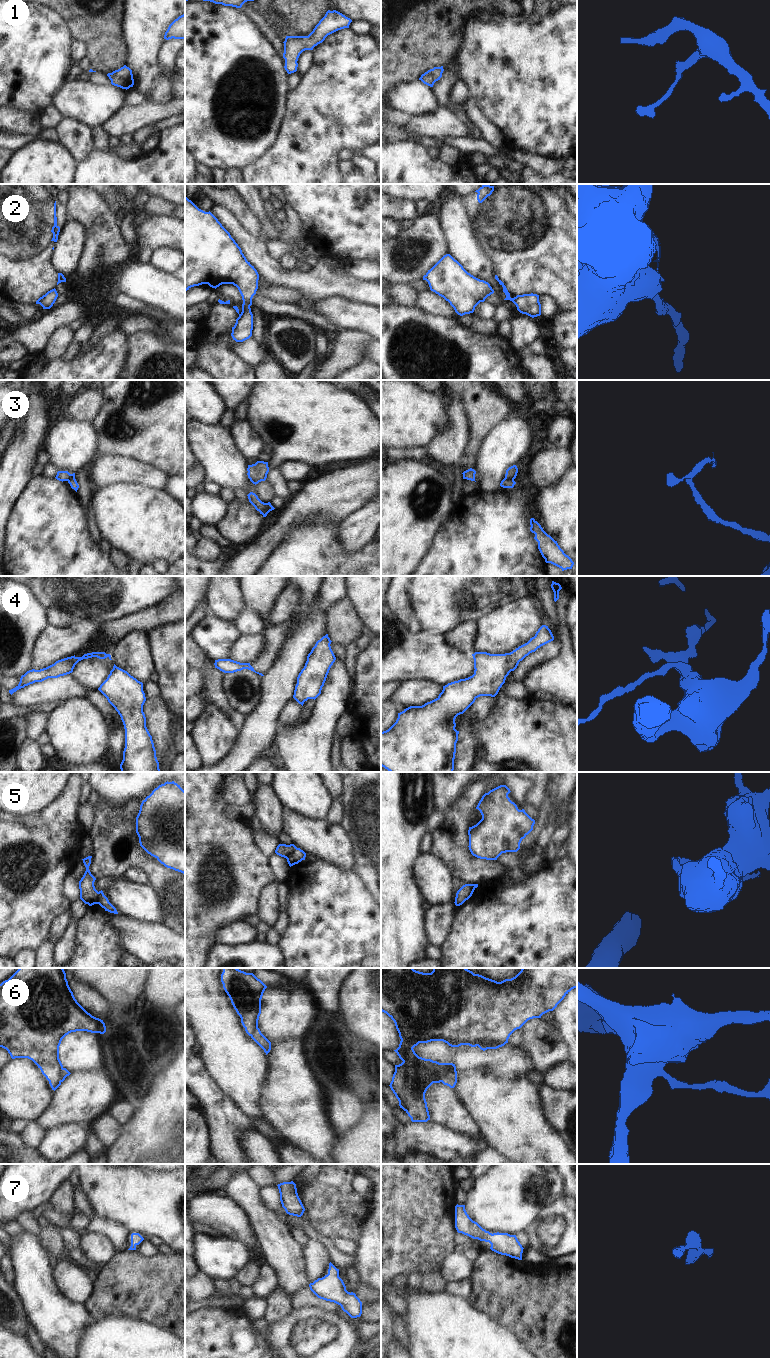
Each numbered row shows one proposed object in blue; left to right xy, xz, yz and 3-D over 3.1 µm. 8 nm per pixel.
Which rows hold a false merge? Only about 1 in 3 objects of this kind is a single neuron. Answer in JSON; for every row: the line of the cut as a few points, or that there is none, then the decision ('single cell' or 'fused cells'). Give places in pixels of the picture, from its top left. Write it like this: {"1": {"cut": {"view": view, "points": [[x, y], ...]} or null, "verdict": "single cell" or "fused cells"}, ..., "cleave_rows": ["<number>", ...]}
{"1": {"cut": null, "verdict": "single cell"}, "2": {"cut": {"view": "yz", "points": [[512, 298], [513, 301]]}, "verdict": "fused cells"}, "3": {"cut": {"view": "yz", "points": [[505, 477], [513, 480]]}, "verdict": "fused cells"}, "4": {"cut": null, "verdict": "single cell"}, "5": {"cut": {"view": "xy", "points": [[99, 892], [96, 903]]}, "verdict": "fused cells"}, "6": {"cut": {"view": "yz", "points": [[455, 1070], [443, 1072], [441, 1074], [441, 1081]]}, "verdict": "fused cells"}, "7": {"cut": null, "verdict": "single cell"}, "cleave_rows": ["2", "3", "5", "6"]}

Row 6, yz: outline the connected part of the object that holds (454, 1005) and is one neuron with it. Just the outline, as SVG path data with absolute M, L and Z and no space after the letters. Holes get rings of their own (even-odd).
M381 968L381 1011L386 1013L394 1021L401 1039L399 1047L394 1051L403 1062L399 1065L395 1065L395 1072L389 1085L399 1101L400 1108L402 1108L408 1114L412 1122L427 1122L430 1120L427 1102L425 1099L425 1093L427 1089L433 1083L442 1082L442 1073L447 1071L456 1071L456 1066L453 1063L439 1063L431 1059L419 1057L413 1049L419 1043L443 1041L451 1047L469 1045L471 1047L478 1046L483 1051L487 1049L497 1049L508 1043L510 1035L515 1030L520 1029L528 1020L533 1018L541 1018L543 1014L549 1011L553 1011L564 999L564 997L574 988L577 988L577 968L522 968L515 977L511 979L505 979L501 982L497 982L479 974L474 974L467 968L433 968L431 973L419 972L413 968Z

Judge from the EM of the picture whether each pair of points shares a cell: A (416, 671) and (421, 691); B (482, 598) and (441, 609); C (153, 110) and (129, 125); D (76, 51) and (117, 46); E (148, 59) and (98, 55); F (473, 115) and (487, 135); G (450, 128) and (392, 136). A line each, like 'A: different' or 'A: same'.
A: different
B: same
C: same
D: different
E: different
F: same
G: different

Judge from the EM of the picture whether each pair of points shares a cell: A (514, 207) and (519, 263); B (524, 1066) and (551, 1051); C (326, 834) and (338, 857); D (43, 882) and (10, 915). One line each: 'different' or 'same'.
A: same
B: different
C: same
D: same

